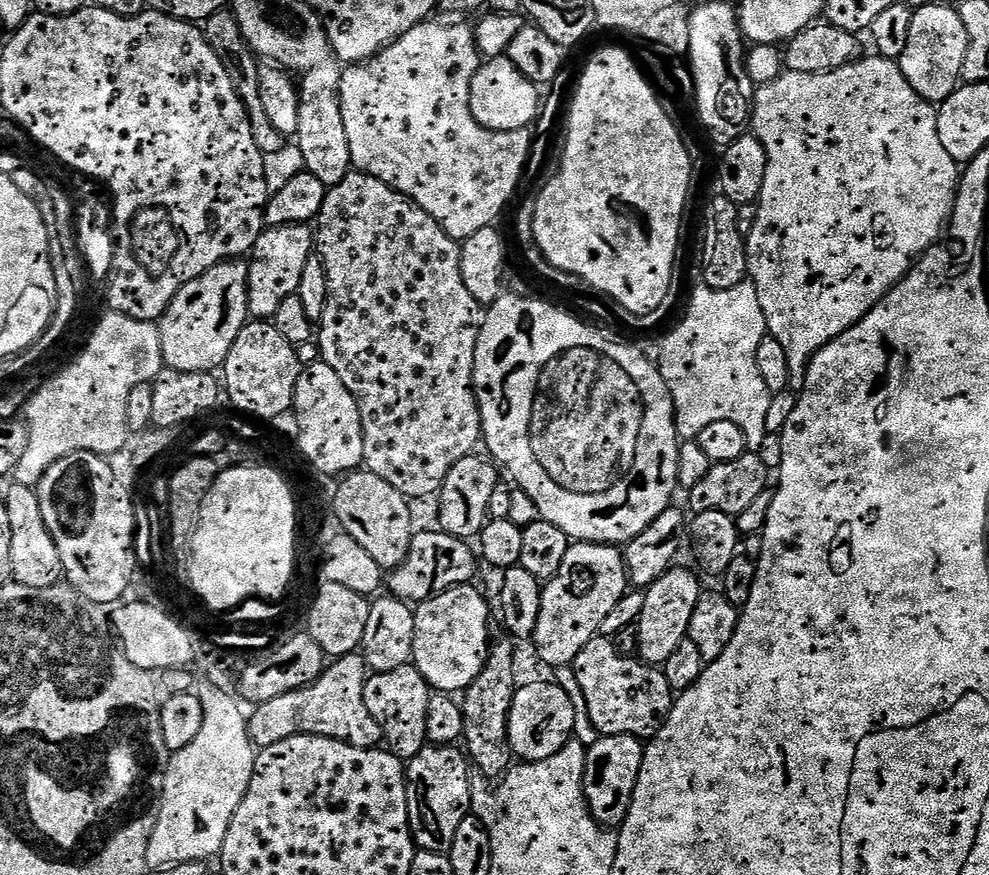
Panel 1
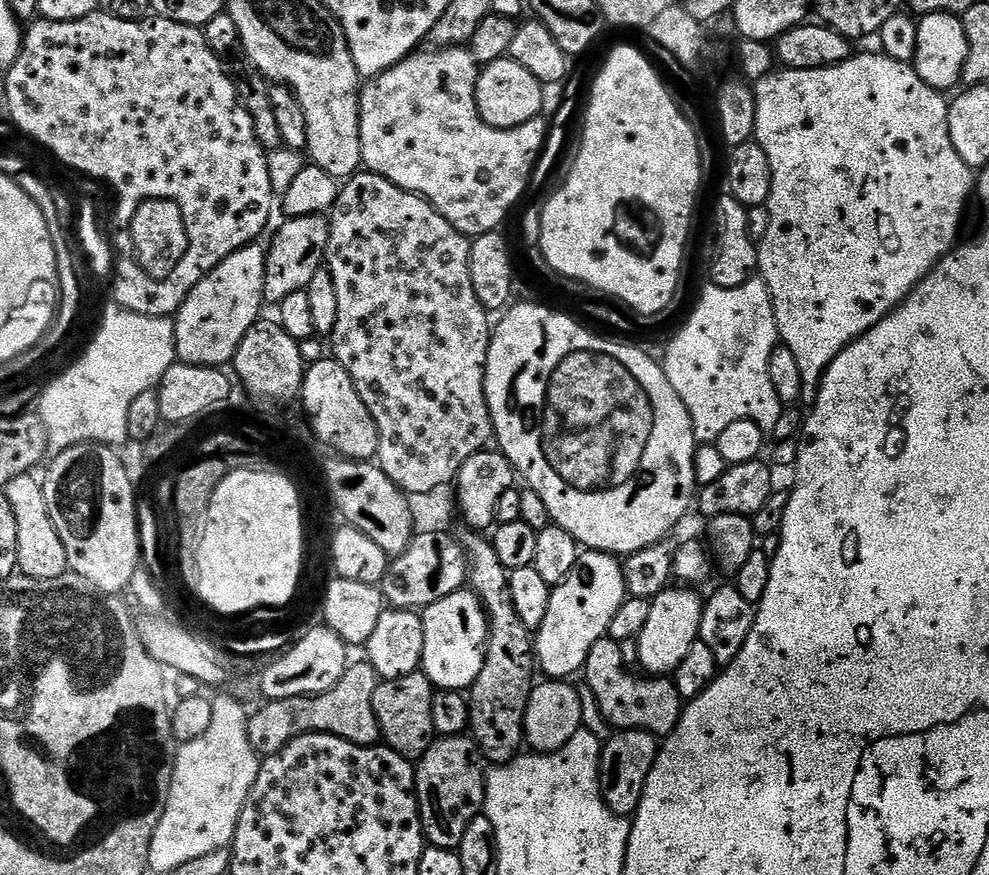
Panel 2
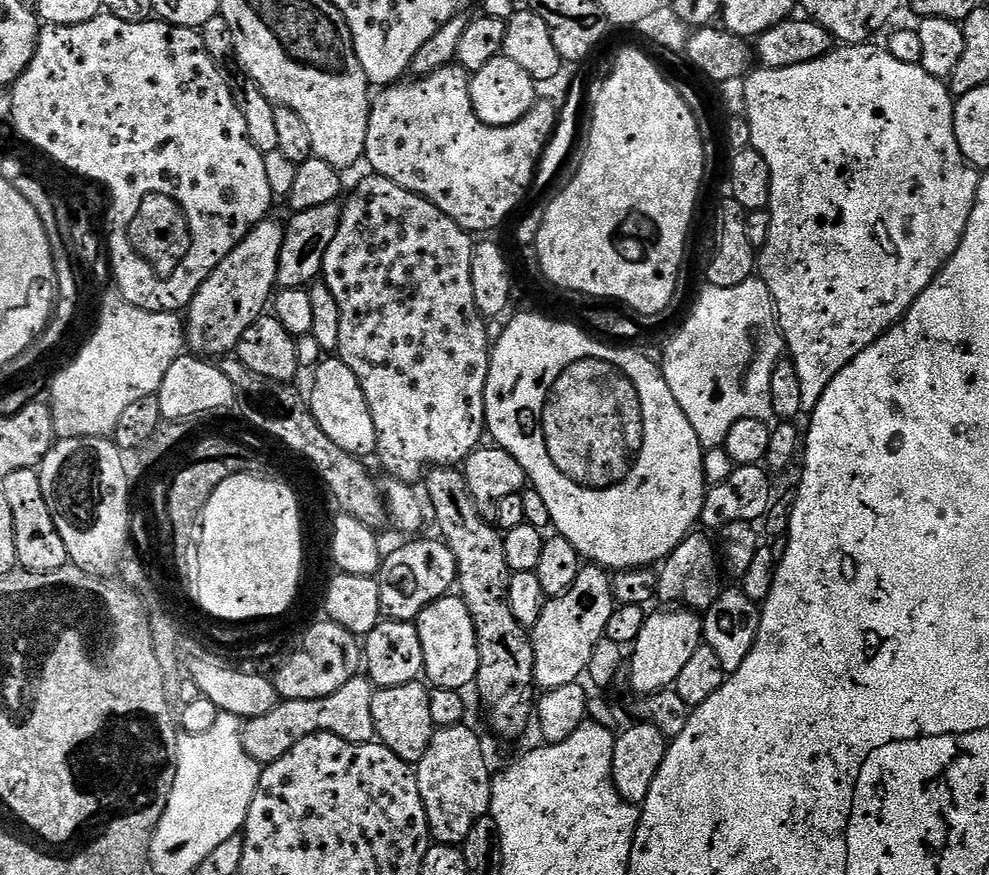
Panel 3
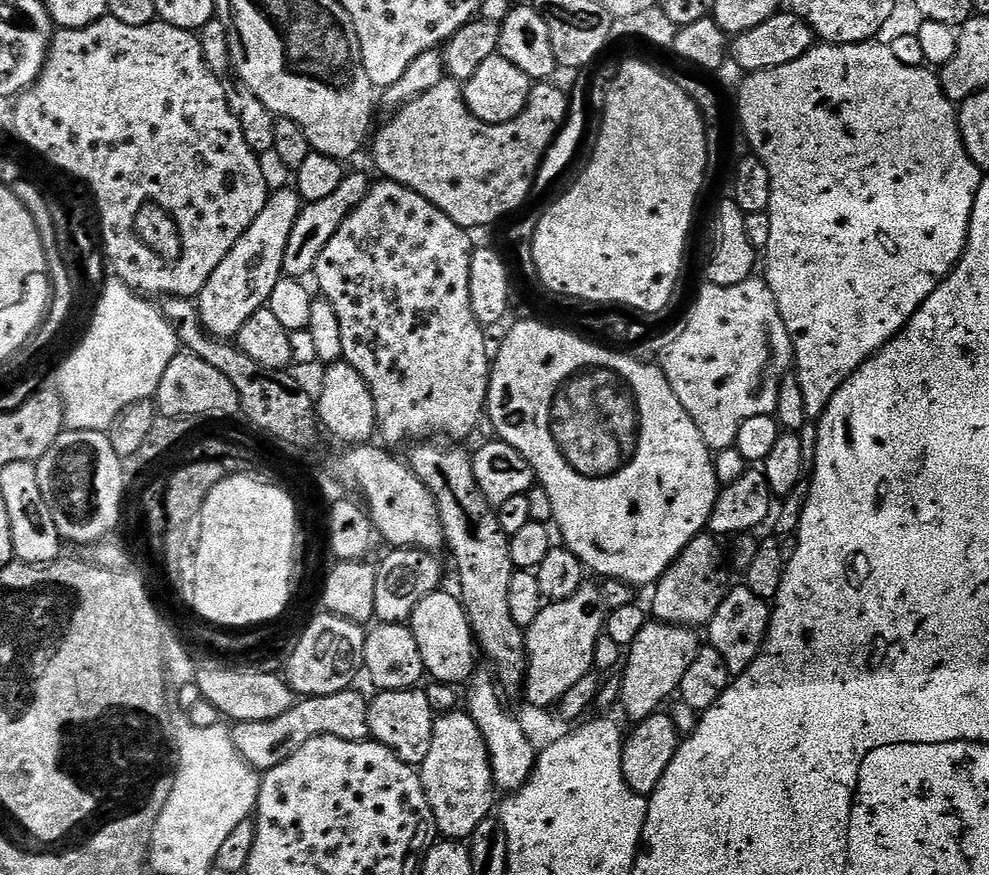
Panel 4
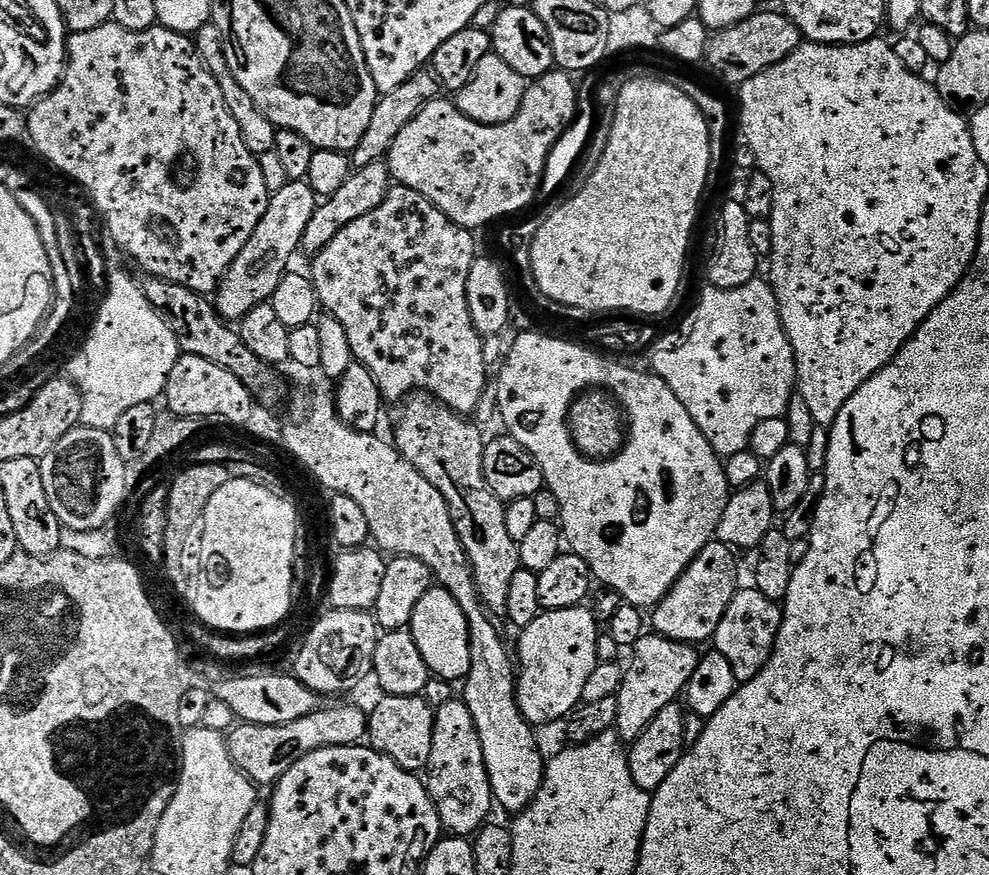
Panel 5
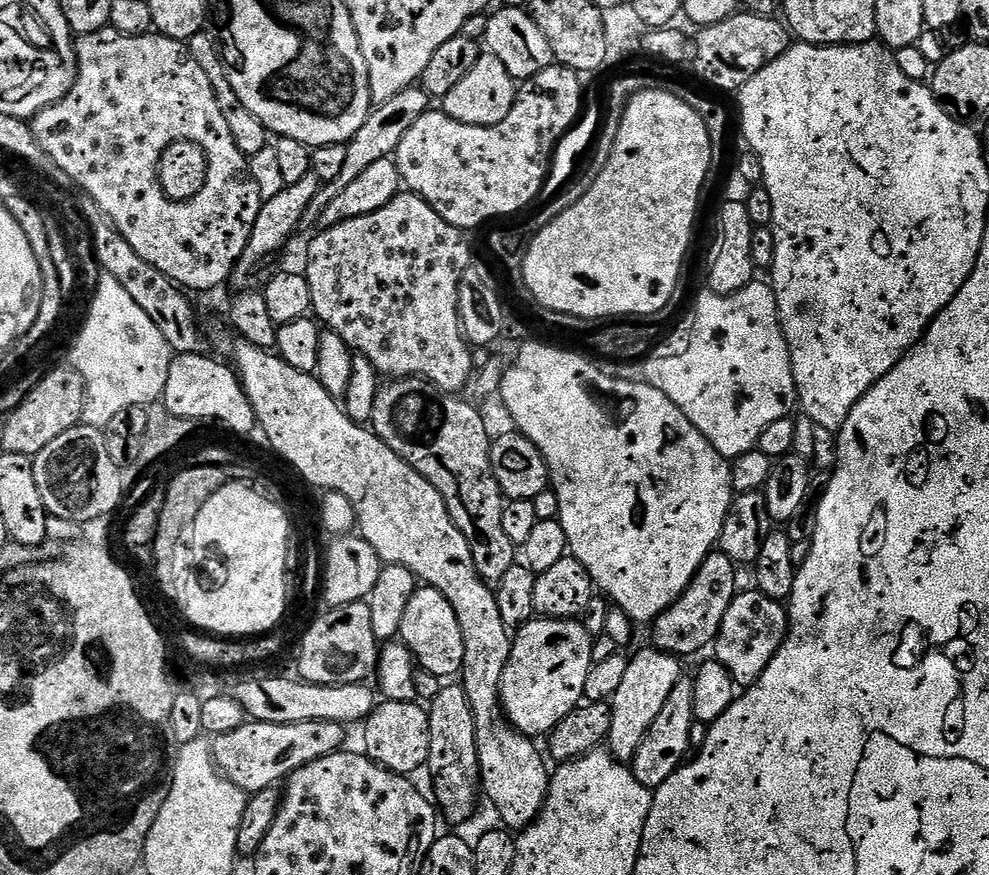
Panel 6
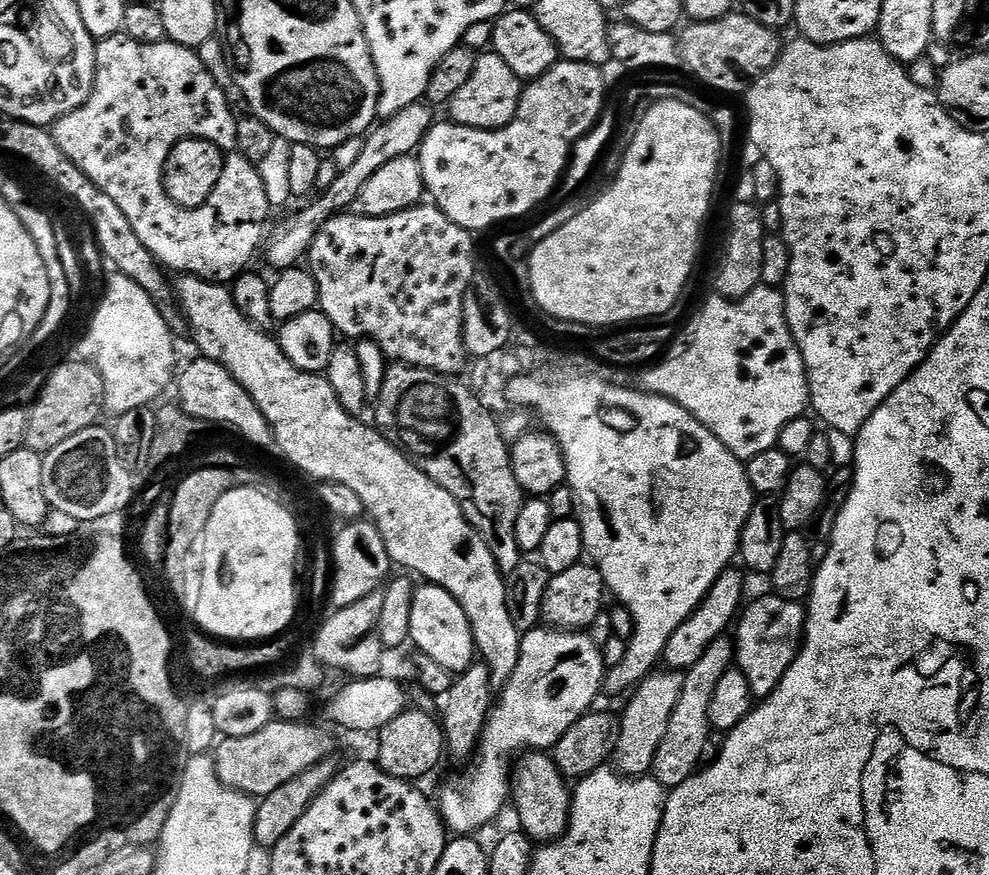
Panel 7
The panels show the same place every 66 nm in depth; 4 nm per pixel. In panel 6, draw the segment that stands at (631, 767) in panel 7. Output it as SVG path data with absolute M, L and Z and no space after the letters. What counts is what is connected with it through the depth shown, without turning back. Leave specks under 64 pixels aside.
M647 646L636 657L628 660L628 669L622 676L622 686L611 698L612 721L610 734L606 741L614 759L630 762L638 754L642 742L648 737L650 726L654 726L654 718L662 714L662 706L666 706L666 698L678 686L682 678L681 661L671 652L661 652L655 646Z

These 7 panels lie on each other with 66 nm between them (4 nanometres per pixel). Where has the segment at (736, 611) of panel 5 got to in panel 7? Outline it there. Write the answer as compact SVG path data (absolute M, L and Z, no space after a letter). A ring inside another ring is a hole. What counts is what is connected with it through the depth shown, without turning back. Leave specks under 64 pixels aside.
M775 594L760 596L739 613L734 635L734 664L746 678L753 697L763 698L775 690L792 665L804 638L806 608L795 600L783 600ZM748 608L748 609L747 609ZM740 622L740 625L738 625Z

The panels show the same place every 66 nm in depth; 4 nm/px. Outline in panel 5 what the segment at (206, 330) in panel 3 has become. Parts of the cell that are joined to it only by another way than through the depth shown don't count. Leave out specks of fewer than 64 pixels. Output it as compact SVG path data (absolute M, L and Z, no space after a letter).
M291 180L284 184L283 188L274 192L269 197L266 212L262 216L262 220L255 227L254 234L250 236L249 242L242 248L238 258L234 258L234 262L228 268L226 273L220 280L220 286L214 293L214 307L220 313L221 320L225 322L238 322L243 318L254 306L267 303L273 296L274 290L278 288L281 278L287 275L290 262L300 248L302 234L305 233L306 226L309 225L310 218L316 209L318 197L314 190L306 180Z

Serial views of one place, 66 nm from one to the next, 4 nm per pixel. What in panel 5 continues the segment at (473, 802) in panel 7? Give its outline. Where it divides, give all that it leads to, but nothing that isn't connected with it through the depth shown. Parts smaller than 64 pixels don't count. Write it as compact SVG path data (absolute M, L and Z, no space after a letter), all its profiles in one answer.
M591 607L553 608L541 611L530 626L520 633L520 660L518 656L518 675L516 678L516 701L524 719L533 726L552 724L555 720L563 721L576 711L582 701L582 686L590 682L590 674L594 674L596 665L596 638L598 625Z

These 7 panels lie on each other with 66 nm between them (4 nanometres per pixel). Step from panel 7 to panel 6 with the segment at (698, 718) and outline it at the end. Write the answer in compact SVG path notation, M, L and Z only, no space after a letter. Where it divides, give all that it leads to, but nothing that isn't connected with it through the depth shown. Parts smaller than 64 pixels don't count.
M681 678L678 686L666 698L666 706L662 706L662 714L654 718L654 726L650 726L648 737L642 742L638 754L630 761L630 767L634 778L642 782L642 786L653 790L662 786L666 778L670 778L678 771L681 764L689 759L688 747L692 744L692 724L696 720L694 708L695 687L693 681L688 678Z

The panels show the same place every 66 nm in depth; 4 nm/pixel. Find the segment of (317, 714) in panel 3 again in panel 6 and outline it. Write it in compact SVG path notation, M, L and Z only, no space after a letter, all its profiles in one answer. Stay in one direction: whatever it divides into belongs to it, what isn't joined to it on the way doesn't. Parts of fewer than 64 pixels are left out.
M252 720L238 726L238 730L230 730L230 734L215 737L211 741L212 756L227 780L251 794L279 785L302 766L341 751L345 747L344 732L345 725L325 720L293 724Z

